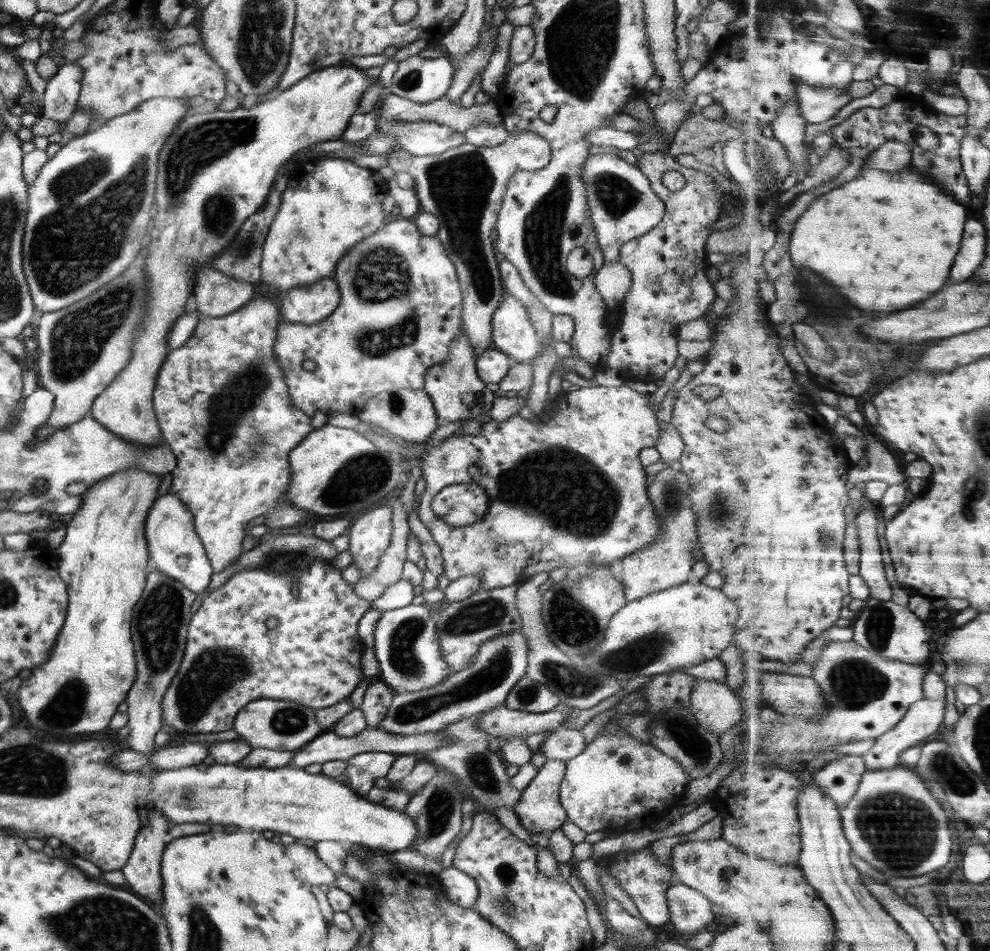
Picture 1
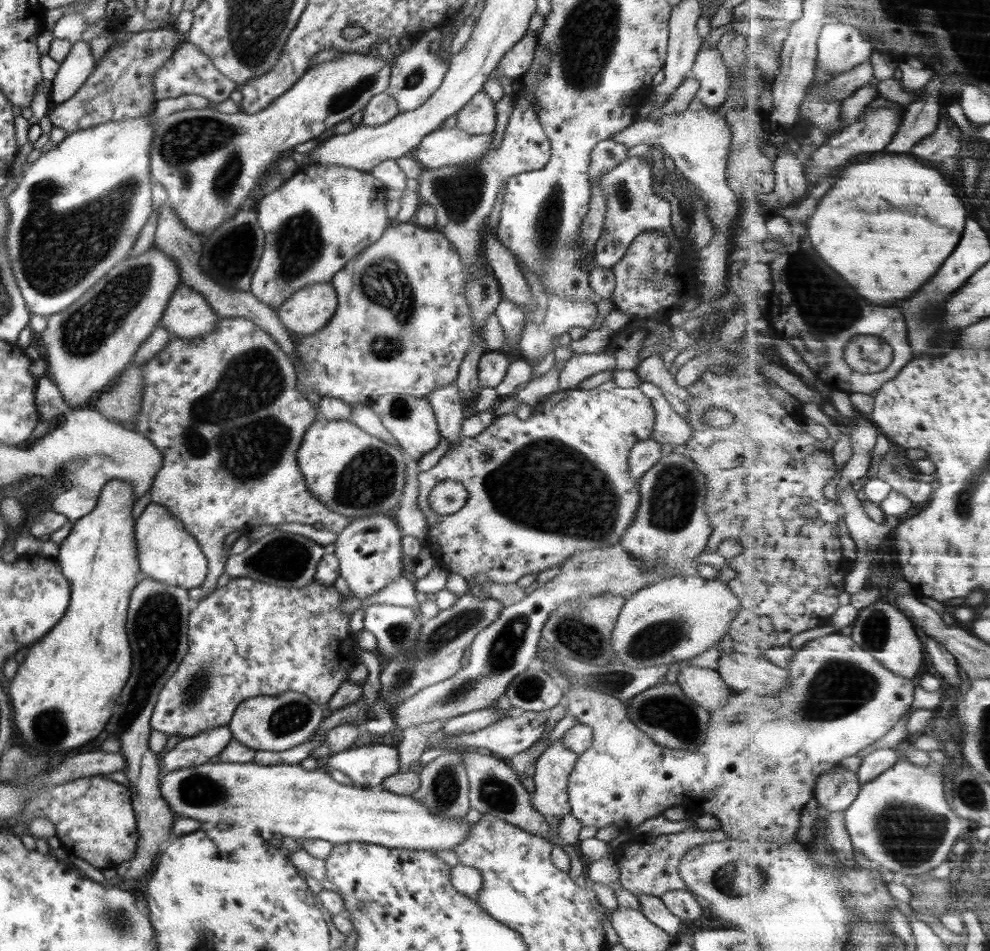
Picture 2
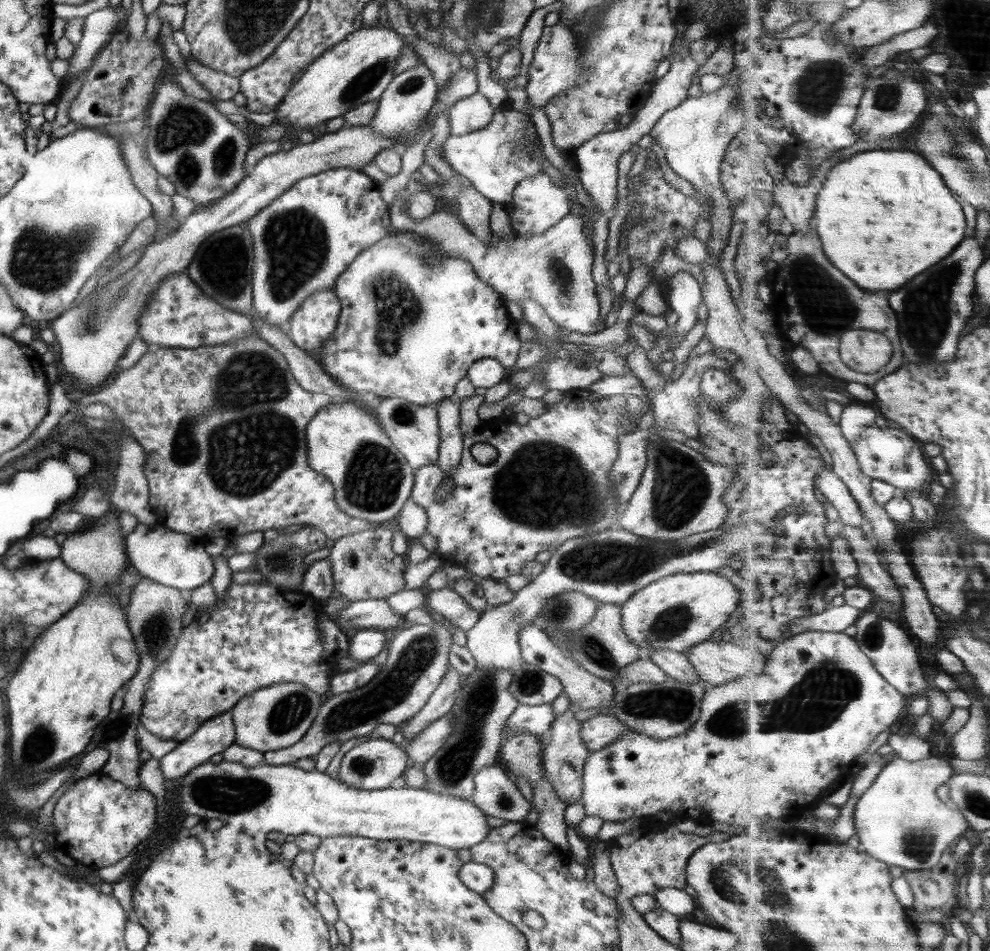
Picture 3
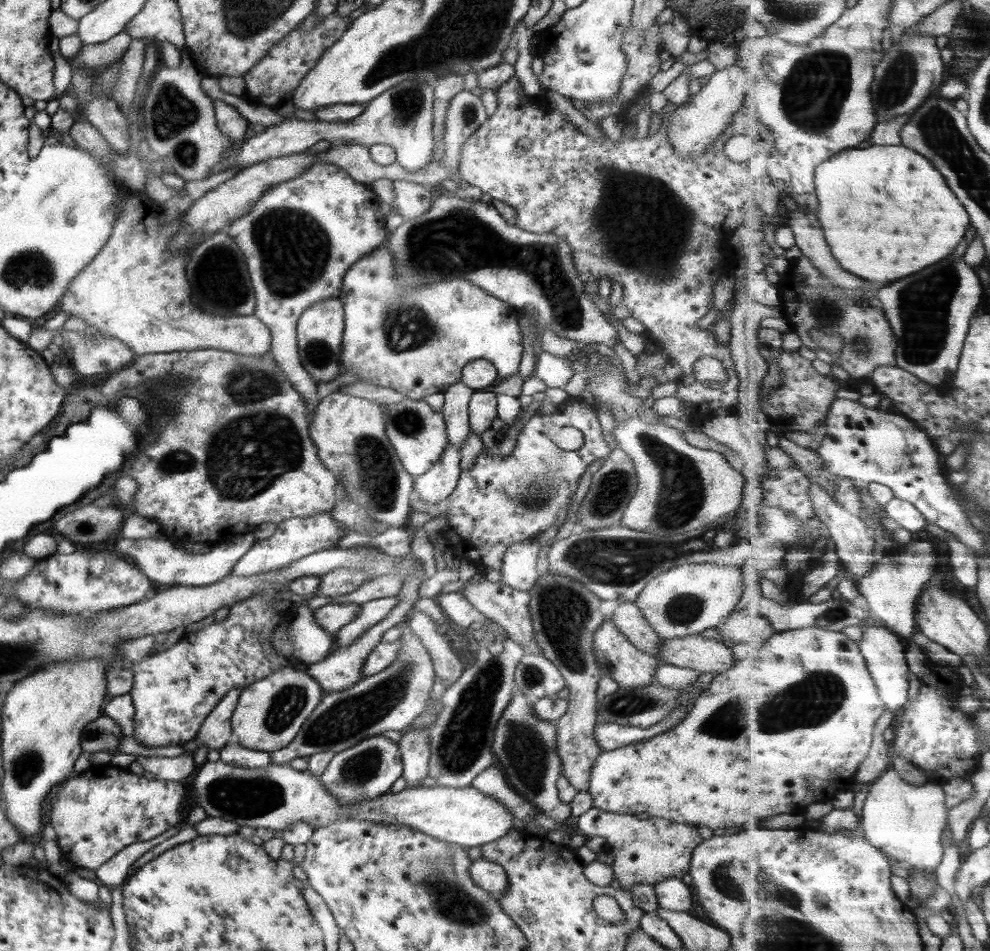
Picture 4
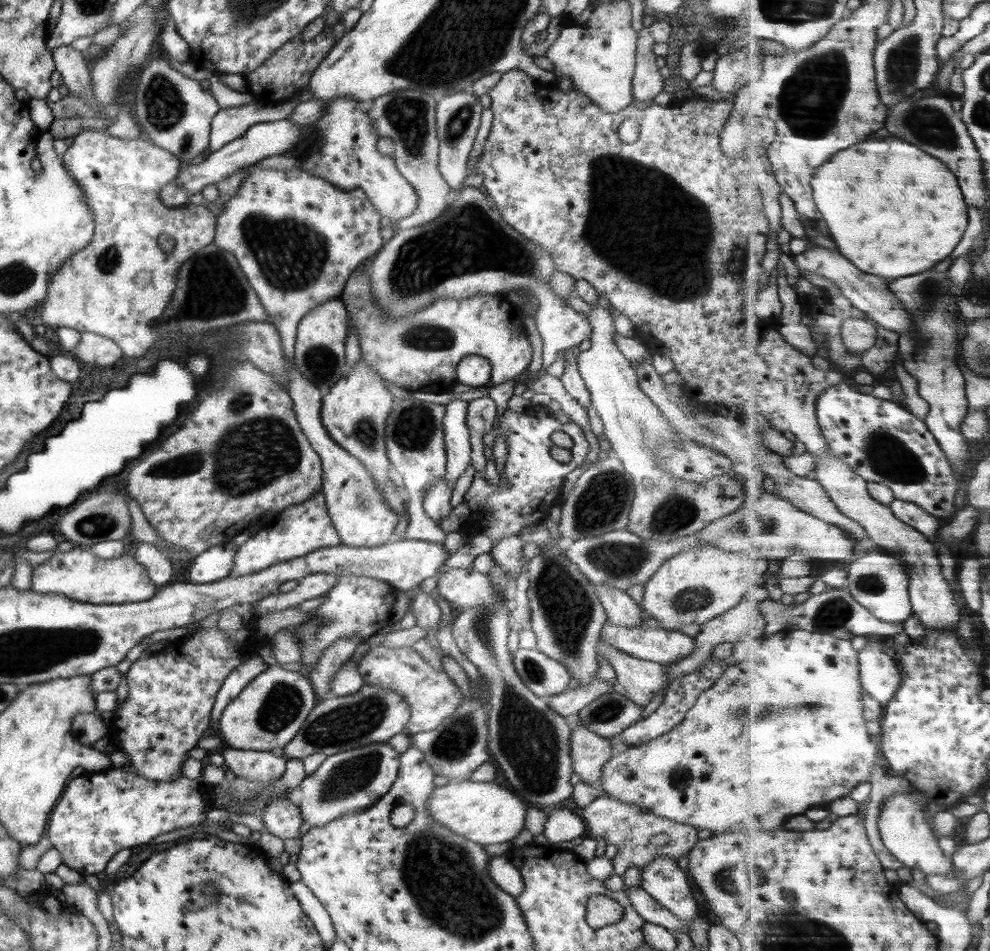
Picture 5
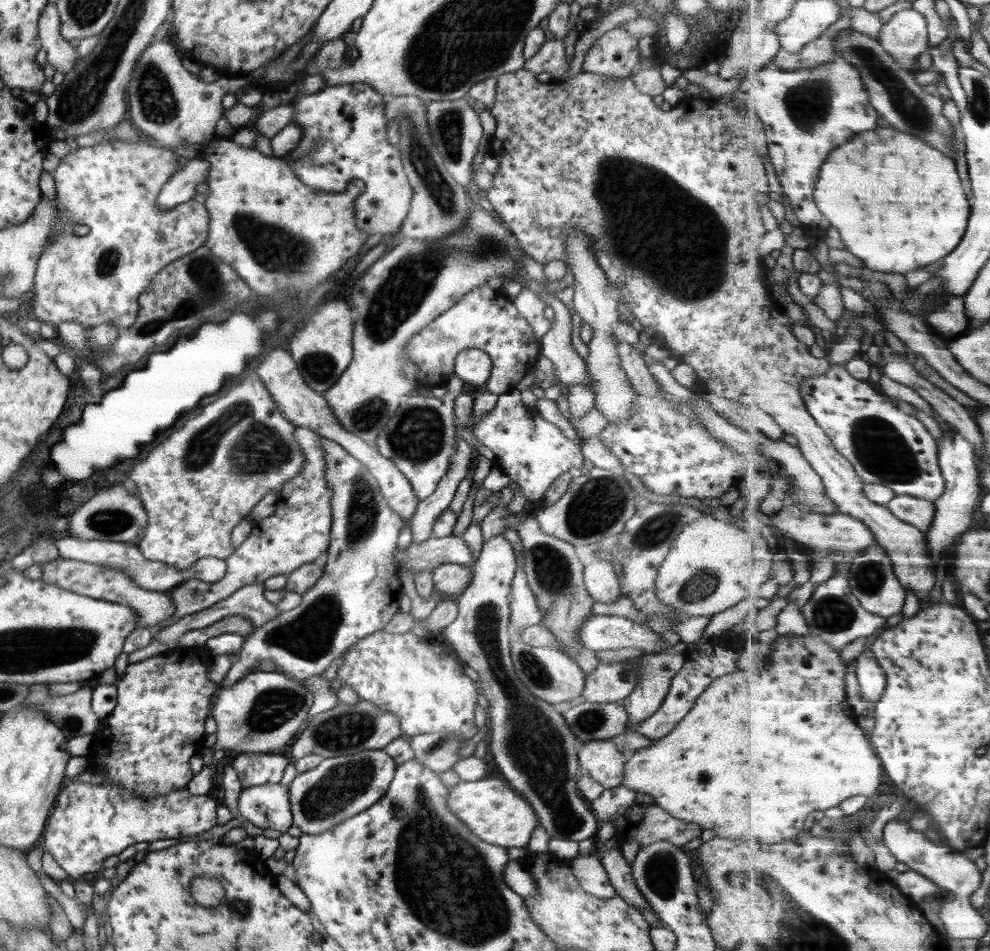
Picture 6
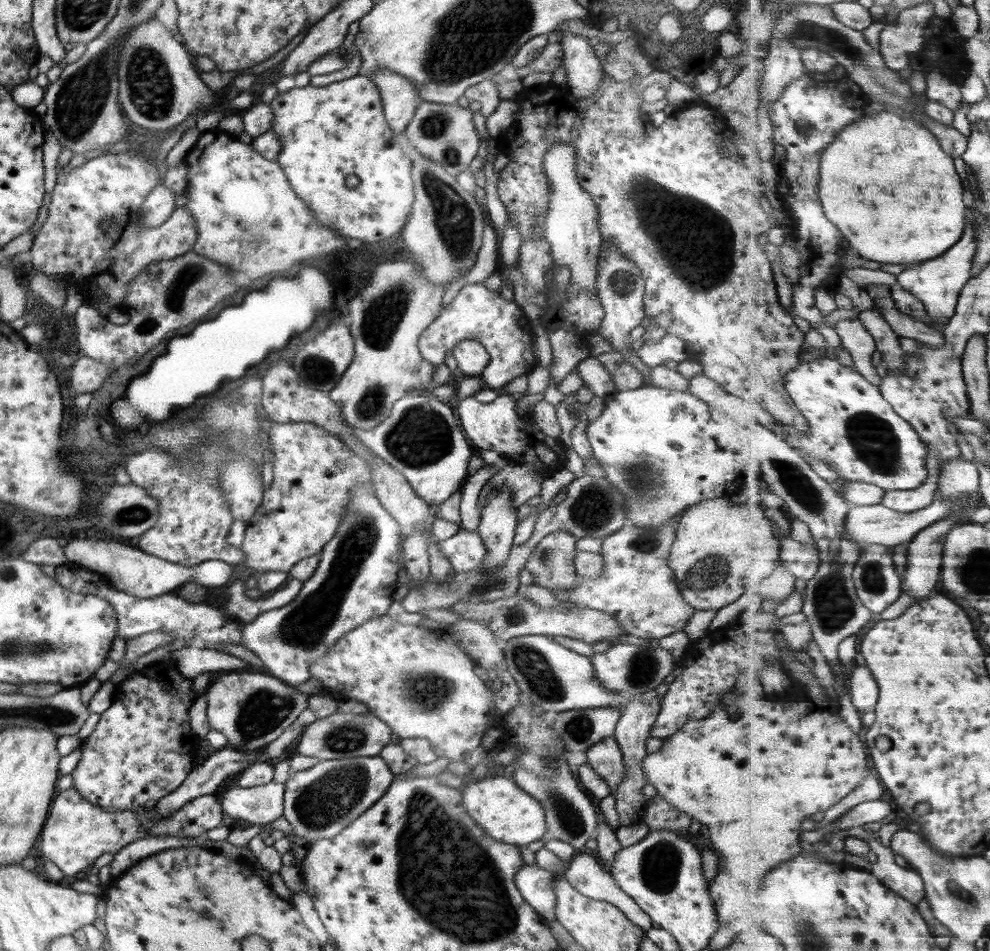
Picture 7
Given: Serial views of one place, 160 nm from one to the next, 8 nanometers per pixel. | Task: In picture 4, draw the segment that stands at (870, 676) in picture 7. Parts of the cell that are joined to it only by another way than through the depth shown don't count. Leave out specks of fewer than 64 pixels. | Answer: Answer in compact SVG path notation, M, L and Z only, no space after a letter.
M883 623L866 624L863 628L863 639L859 643L867 658L872 678L879 687L879 692L889 706L889 710L899 714L909 703L908 694L910 694L910 666L906 658L906 646L902 644L902 638L898 636L898 633Z

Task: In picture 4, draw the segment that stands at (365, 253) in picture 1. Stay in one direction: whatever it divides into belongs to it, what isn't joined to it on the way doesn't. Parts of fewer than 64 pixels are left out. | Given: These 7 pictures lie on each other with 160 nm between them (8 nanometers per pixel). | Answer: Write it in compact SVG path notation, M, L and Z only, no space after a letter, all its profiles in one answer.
M385 244L350 266L337 298L343 302L345 318L341 372L351 370L357 373L360 381L388 387L408 399L422 401L428 394L444 393L451 384L460 381L462 367L472 360L492 362L500 380L519 372L523 345L518 309L488 294L464 277L405 287L395 275L395 262L391 250Z

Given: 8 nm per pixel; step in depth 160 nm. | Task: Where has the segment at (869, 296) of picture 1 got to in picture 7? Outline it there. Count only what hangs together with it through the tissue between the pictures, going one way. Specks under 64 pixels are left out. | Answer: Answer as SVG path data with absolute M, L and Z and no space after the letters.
M884 111L884 114L876 114L876 116L868 116L864 120L856 121L856 123L848 126L841 133L836 141L834 141L823 153L822 164L822 181L821 181L821 198L823 200L824 209L827 212L828 218L832 219L832 222L836 226L840 227L840 230L846 234L845 238L848 238L854 248L860 250L860 256L875 260L880 263L892 263L902 264L907 266L912 263L922 263L924 261L930 261L934 258L942 256L947 253L955 244L958 244L963 237L966 230L966 218L969 218L968 210L966 208L966 200L964 200L964 184L962 178L956 170L956 160L953 156L950 156L942 146L942 143L936 134L932 133L930 129L922 123L914 120L914 118L902 118L897 113Z

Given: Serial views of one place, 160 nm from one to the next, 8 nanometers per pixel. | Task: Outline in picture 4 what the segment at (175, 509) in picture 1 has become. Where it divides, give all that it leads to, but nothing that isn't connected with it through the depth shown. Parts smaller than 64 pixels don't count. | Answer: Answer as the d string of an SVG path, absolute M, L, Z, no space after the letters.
M251 531L242 533L229 542L213 544L206 547L195 547L187 552L179 547L181 541L162 538L140 538L130 540L122 538L115 547L114 554L128 558L157 588L165 586L206 586L212 585L232 573L236 562L252 548L256 539Z

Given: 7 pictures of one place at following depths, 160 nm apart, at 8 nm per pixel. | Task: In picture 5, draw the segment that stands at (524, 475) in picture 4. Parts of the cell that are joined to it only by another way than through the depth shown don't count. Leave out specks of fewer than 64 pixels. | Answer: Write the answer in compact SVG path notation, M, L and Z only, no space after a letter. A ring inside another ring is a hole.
M507 408L499 424L503 428L500 432L508 432L511 444L503 469L507 484L489 484L484 478L484 472L475 473L463 498L463 502L466 502L470 509L464 531L471 538L484 535L494 540L494 545L504 538L518 537L525 526L545 519L548 510L562 499L565 477L584 464L590 452L590 444L580 426L574 421L562 423L553 416L548 416L546 412L536 410L534 416L530 416L525 412L512 412ZM557 430L566 432L573 440L573 446L570 448L572 459L569 463L557 462L550 455L550 448L553 446L550 435Z

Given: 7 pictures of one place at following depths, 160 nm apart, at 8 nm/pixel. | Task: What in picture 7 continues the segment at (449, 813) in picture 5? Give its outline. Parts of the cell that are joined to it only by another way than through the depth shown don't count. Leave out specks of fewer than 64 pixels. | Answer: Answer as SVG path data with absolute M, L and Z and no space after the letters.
M486 776L485 779L466 781L461 787L462 802L468 815L479 824L490 838L514 846L523 846L544 838L547 833L544 807L508 776Z

